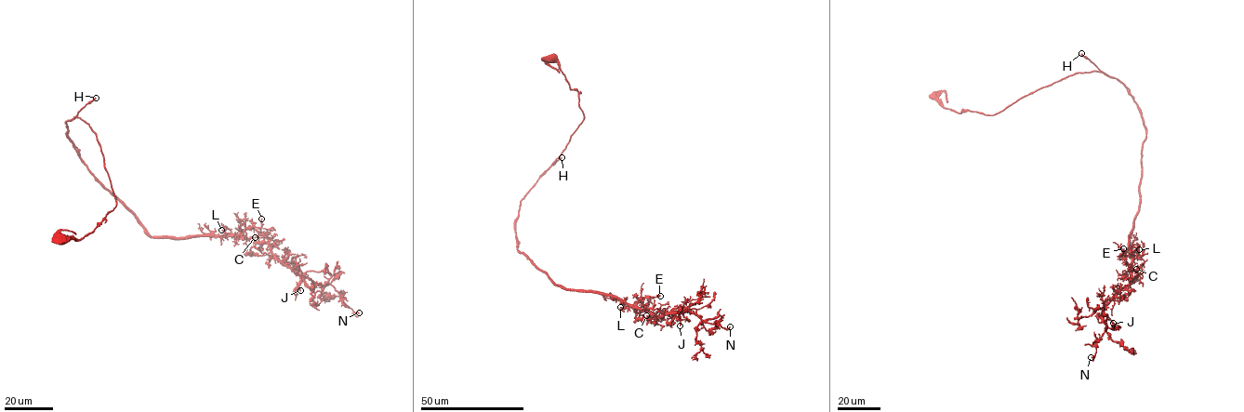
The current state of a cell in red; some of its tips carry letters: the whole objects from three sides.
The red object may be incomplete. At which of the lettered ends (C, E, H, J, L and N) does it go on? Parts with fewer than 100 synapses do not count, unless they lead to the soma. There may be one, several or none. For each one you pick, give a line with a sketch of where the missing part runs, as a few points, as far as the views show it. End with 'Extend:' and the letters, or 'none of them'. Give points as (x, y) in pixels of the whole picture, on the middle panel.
H: missing branch runs (562, 157), (592, 141), (602, 121), (602, 86), (588, 65), (576, 62), (575, 46), (618, 21)
Extend: H

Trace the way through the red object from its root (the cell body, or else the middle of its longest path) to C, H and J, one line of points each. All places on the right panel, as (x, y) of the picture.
C: (935, 96), (959, 113), (993, 115), (1077, 73), (1118, 80), (1146, 135), (1128, 248), (1131, 272), (1136, 269)
H: (935, 96), (944, 107), (959, 113), (966, 110), (995, 114), (1028, 94), (1068, 76), (1100, 71), (1081, 53)
J: (935, 96), (959, 113), (993, 115), (1077, 73), (1124, 86), (1146, 135), (1131, 283), (1103, 309), (1113, 323)

